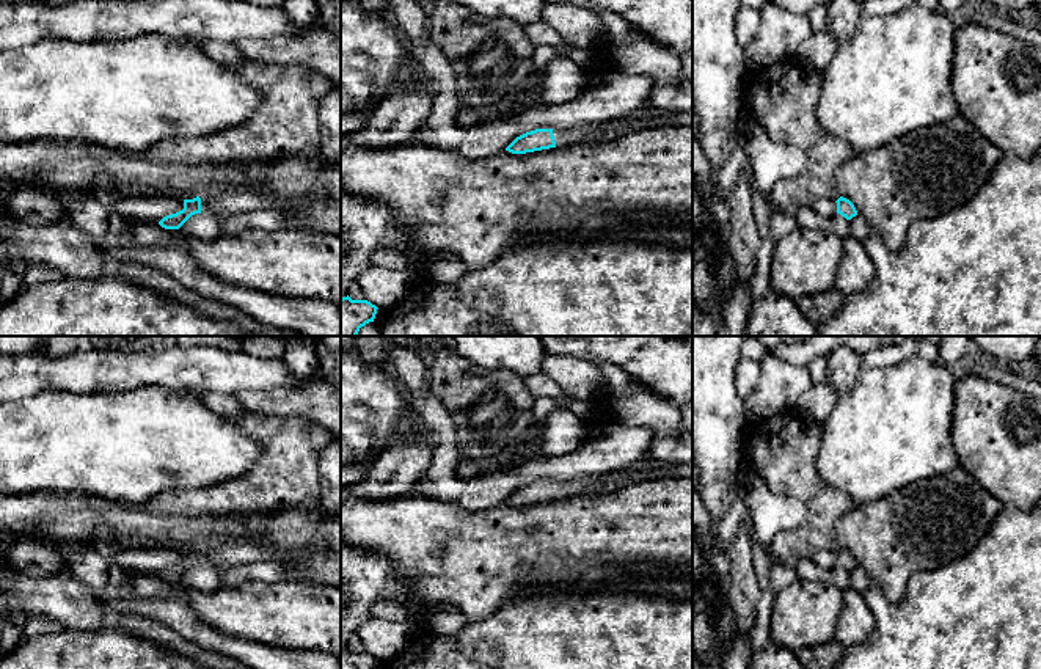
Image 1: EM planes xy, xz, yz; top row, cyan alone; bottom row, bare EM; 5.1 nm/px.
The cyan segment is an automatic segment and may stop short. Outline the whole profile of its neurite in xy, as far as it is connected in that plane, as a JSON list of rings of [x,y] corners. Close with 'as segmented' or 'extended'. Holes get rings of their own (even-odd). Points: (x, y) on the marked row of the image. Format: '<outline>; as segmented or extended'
[[[231,188],[215,196],[184,199],[184,209],[163,217],[159,225],[165,229],[179,229],[195,214],[242,214],[247,210],[281,209],[283,204],[272,193]]]; extended

